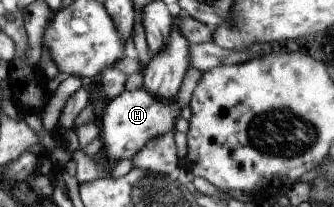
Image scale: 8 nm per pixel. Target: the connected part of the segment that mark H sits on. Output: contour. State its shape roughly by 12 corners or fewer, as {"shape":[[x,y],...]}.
{"shape":[[142,87],[97,118],[106,157],[130,159],[173,131],[175,100]]}

